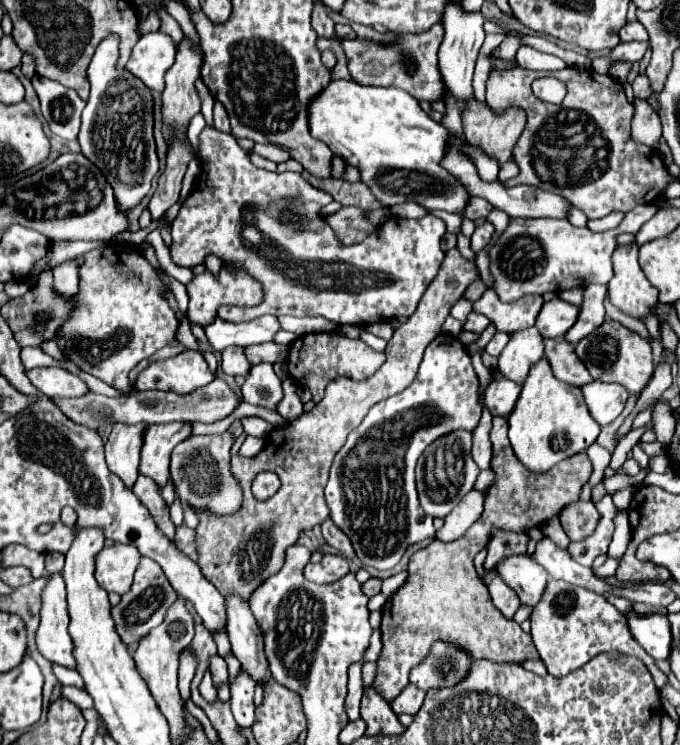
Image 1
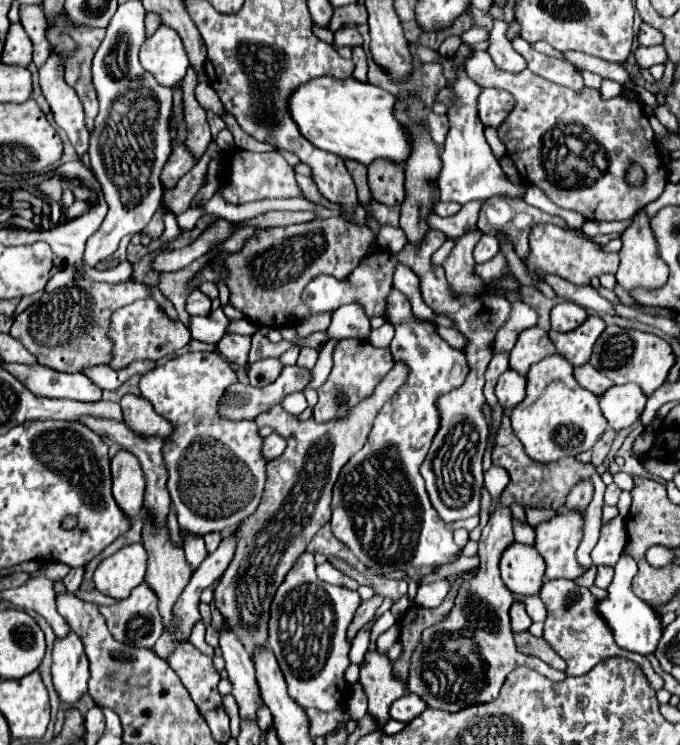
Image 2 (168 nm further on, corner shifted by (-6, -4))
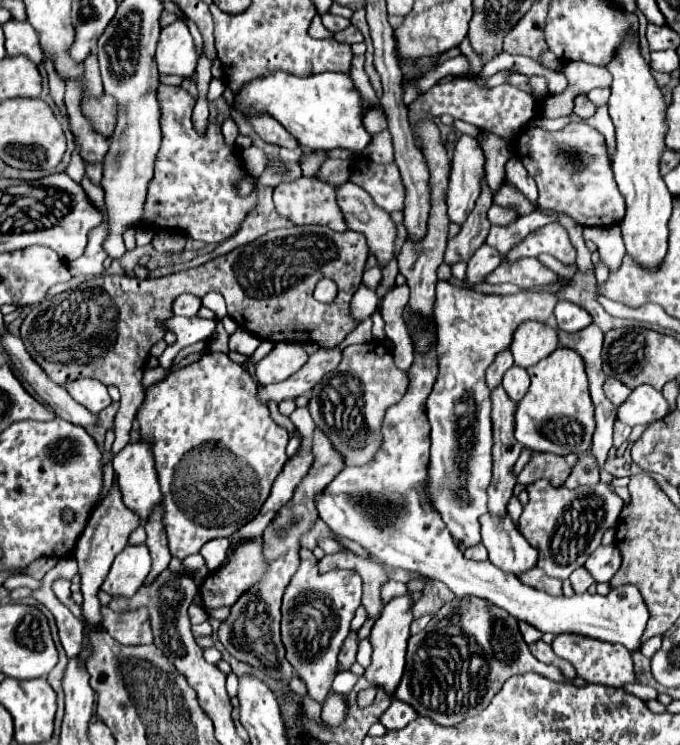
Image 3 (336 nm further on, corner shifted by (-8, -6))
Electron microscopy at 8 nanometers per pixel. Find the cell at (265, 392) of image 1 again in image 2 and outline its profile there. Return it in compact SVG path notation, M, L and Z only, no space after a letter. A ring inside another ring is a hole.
M269 357L269 359L261 359L253 365L247 367L249 373L249 381L253 387L265 387L269 383L273 383L273 379L279 377L283 365L279 357Z

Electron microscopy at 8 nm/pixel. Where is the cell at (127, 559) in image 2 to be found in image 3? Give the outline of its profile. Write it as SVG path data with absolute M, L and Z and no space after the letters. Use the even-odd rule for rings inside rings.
M127 545L113 561L101 589L113 597L131 597L143 585L151 569L151 555L145 545Z

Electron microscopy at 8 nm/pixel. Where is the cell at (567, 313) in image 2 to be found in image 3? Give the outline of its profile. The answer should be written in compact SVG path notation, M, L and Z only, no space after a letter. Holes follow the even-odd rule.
M559 301L555 305L555 313L553 315L555 315L557 327L567 331L567 333L575 333L575 331L581 331L587 325L591 325L591 315L585 309L581 309L579 305L575 305L575 303Z

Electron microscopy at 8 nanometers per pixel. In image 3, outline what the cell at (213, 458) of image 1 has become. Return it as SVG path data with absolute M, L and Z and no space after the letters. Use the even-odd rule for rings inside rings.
M205 353L199 361L193 361L173 373L169 373L163 381L151 385L145 389L145 401L139 407L137 413L137 421L141 425L141 433L143 439L147 439L153 447L153 455L155 455L155 467L159 471L159 485L161 485L161 493L163 493L163 523L165 523L165 531L167 531L167 539L169 539L169 549L171 555L177 559L185 559L191 553L199 553L199 549L217 537L231 537L237 529L241 529L245 523L249 523L261 509L261 505L265 503L265 499L271 493L271 485L275 481L275 477L279 475L279 469L283 469L283 461L287 461L287 441L289 441L289 433L279 427L271 417L269 417L269 409L267 405L257 401L257 383L251 379L251 375L237 363L233 363L225 353Z

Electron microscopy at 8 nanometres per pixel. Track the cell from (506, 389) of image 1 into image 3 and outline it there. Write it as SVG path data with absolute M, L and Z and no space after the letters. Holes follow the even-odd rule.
M513 365L513 367L505 373L505 377L503 377L503 389L507 391L507 395L509 395L515 403L519 403L519 401L525 397L527 389L529 389L529 373L527 373L525 369Z

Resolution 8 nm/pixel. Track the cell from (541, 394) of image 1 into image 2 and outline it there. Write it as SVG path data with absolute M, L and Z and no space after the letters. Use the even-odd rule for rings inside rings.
M557 353L547 355L543 361L535 363L529 369L529 373L527 373L527 397L517 407L511 409L509 417L511 417L511 425L513 425L515 435L525 445L527 455L535 461L541 461L541 463L557 461L561 457L575 457L577 453L591 449L607 427L605 417L601 415L601 409L599 409L599 397L593 395L591 391L583 389L575 381L573 365L563 355L557 355Z

